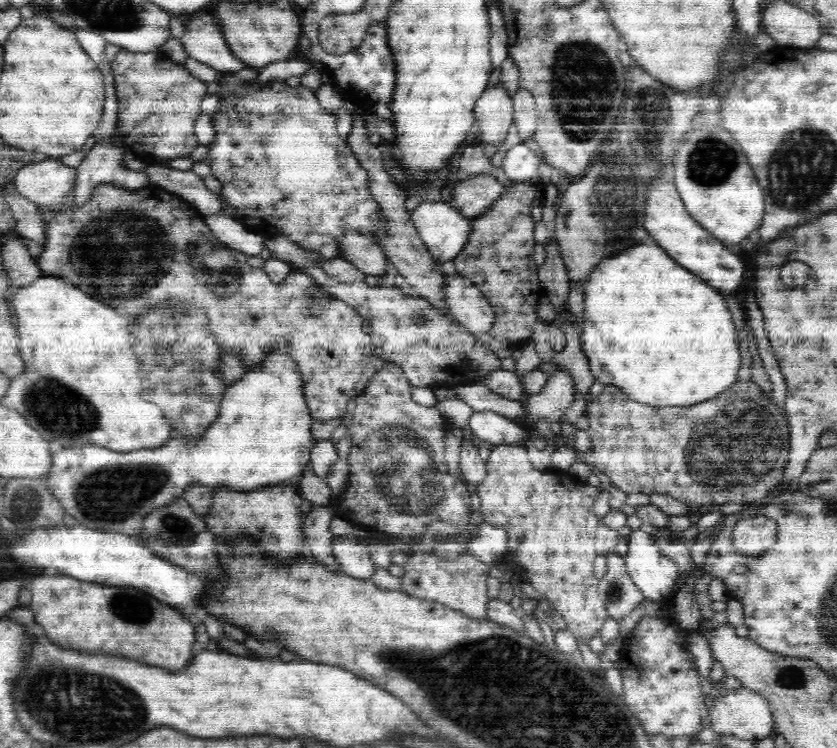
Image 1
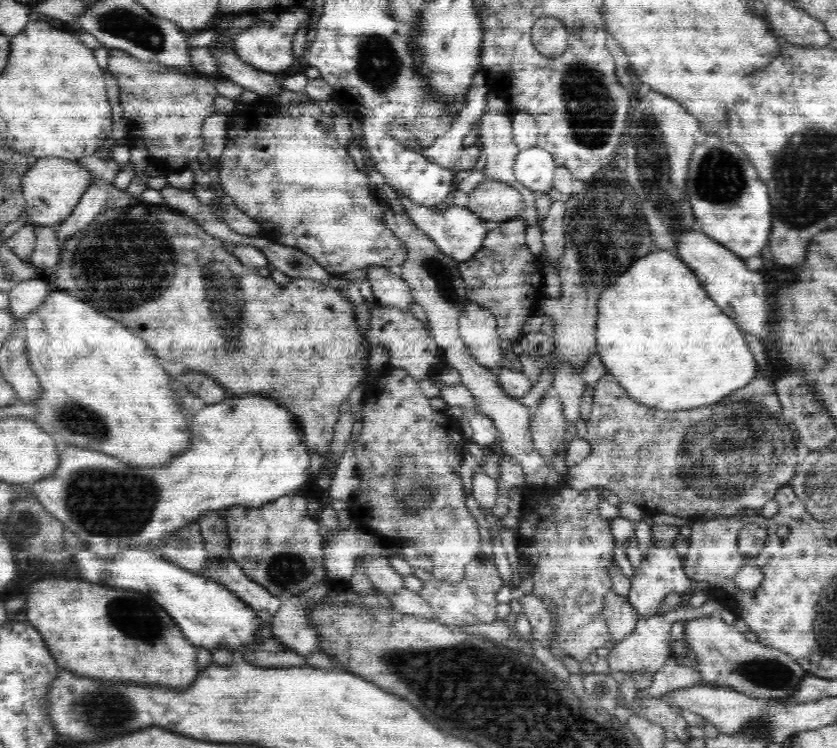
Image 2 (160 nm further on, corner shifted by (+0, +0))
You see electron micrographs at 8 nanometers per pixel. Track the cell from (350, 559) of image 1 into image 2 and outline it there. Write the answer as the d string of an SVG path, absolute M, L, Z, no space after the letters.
M364 556L364 565L358 558L355 567L361 568L365 575L370 577L374 586L385 594L396 594L404 587L404 580L396 570L390 565L388 558L382 556Z

